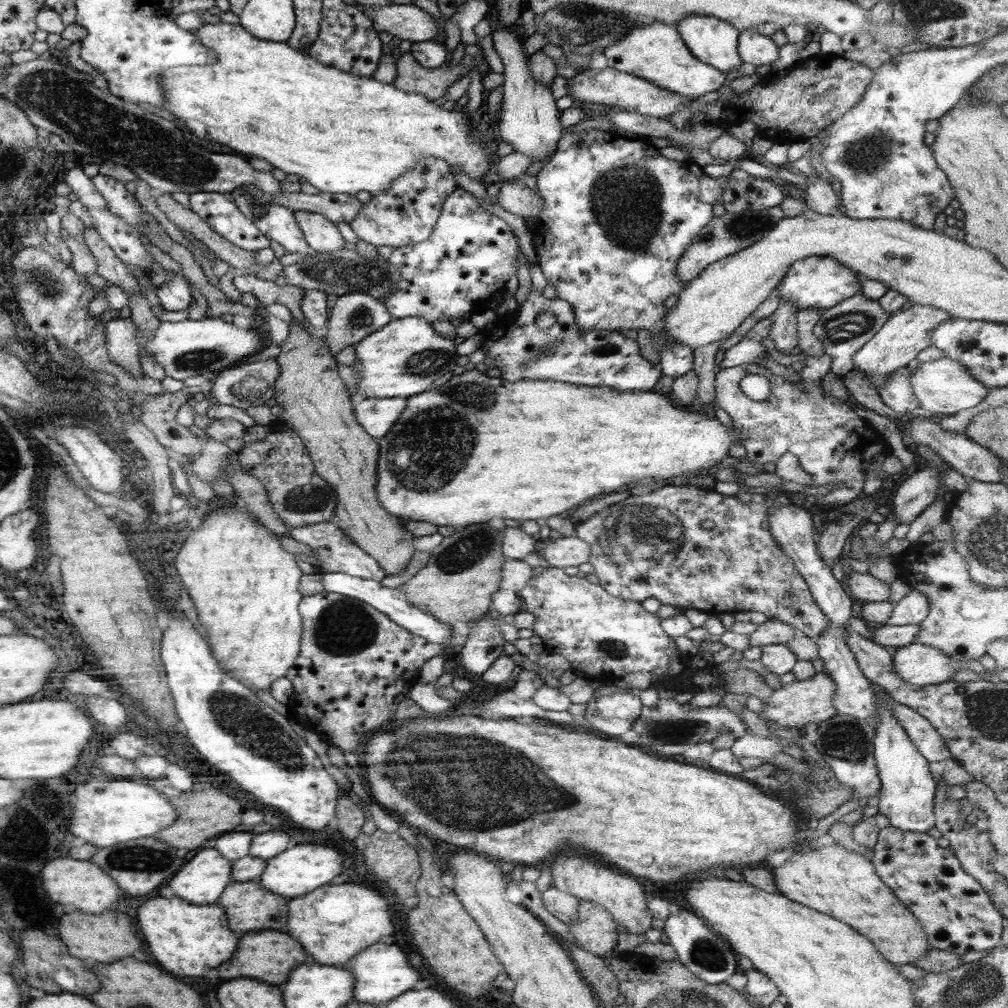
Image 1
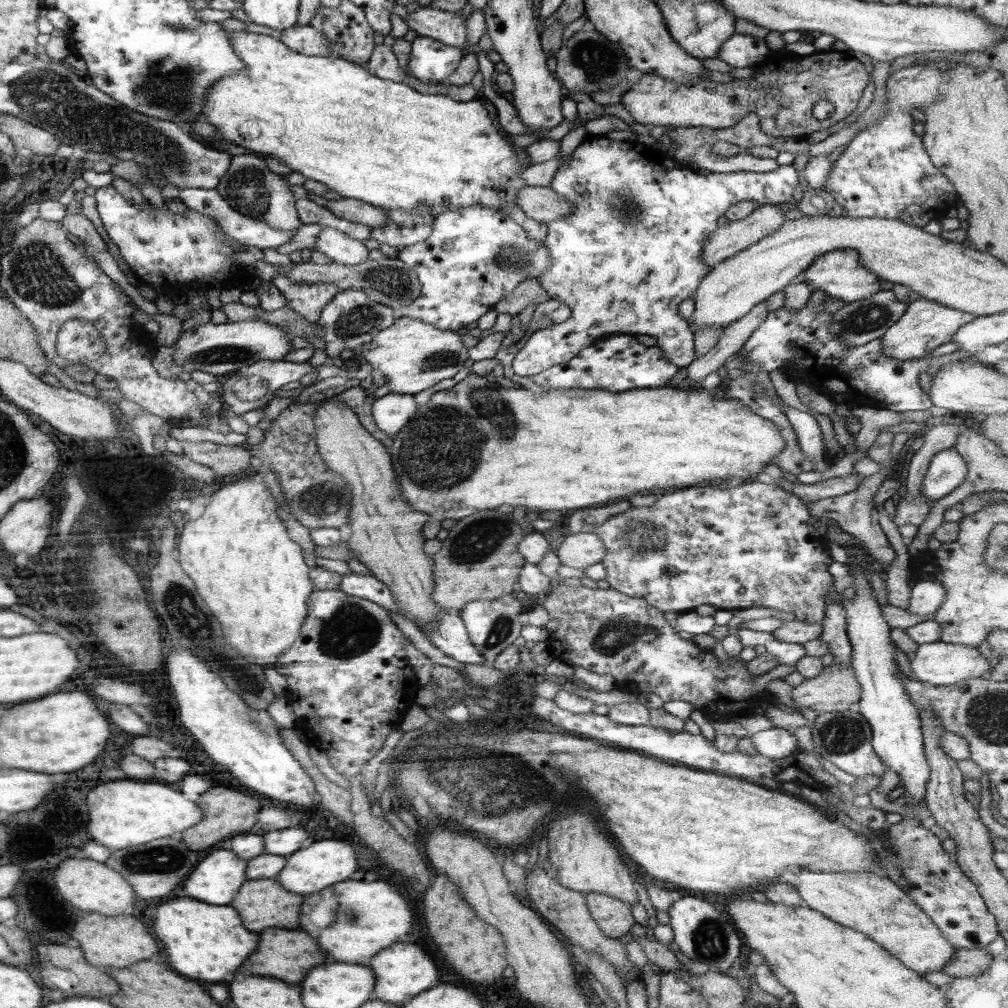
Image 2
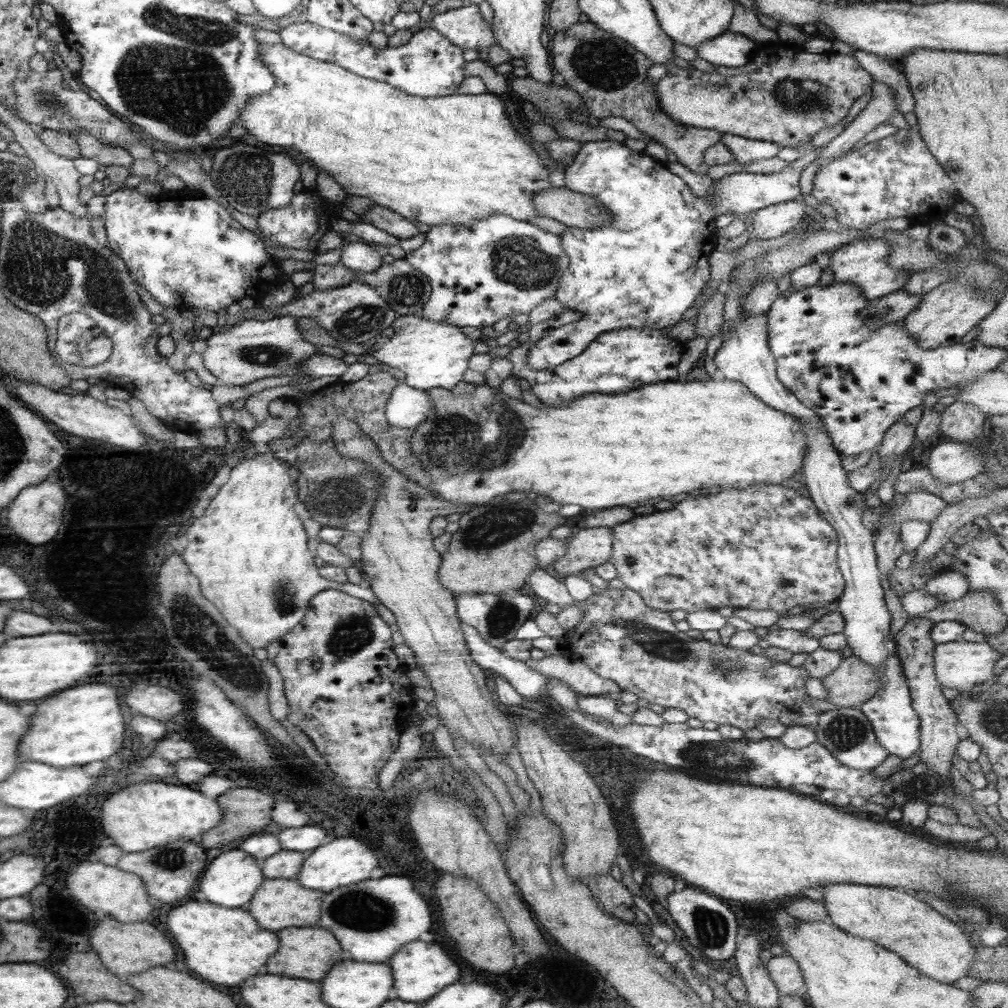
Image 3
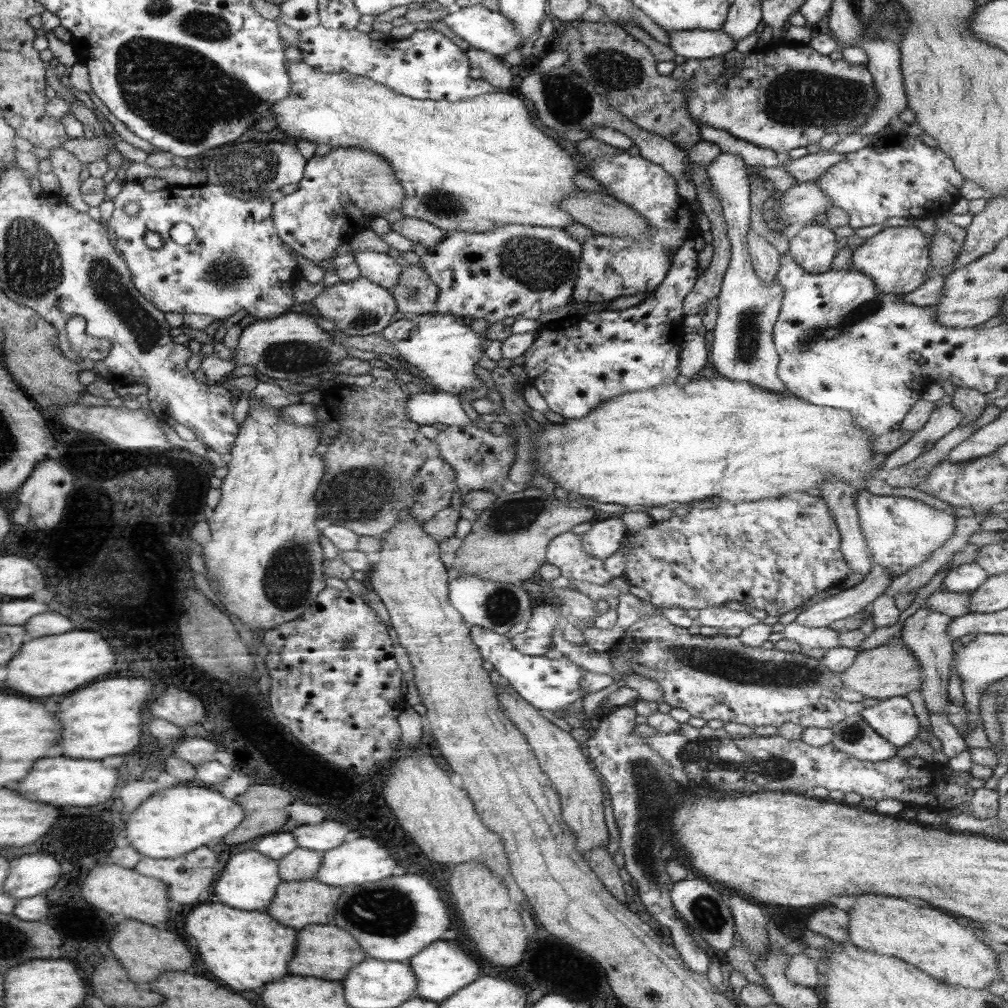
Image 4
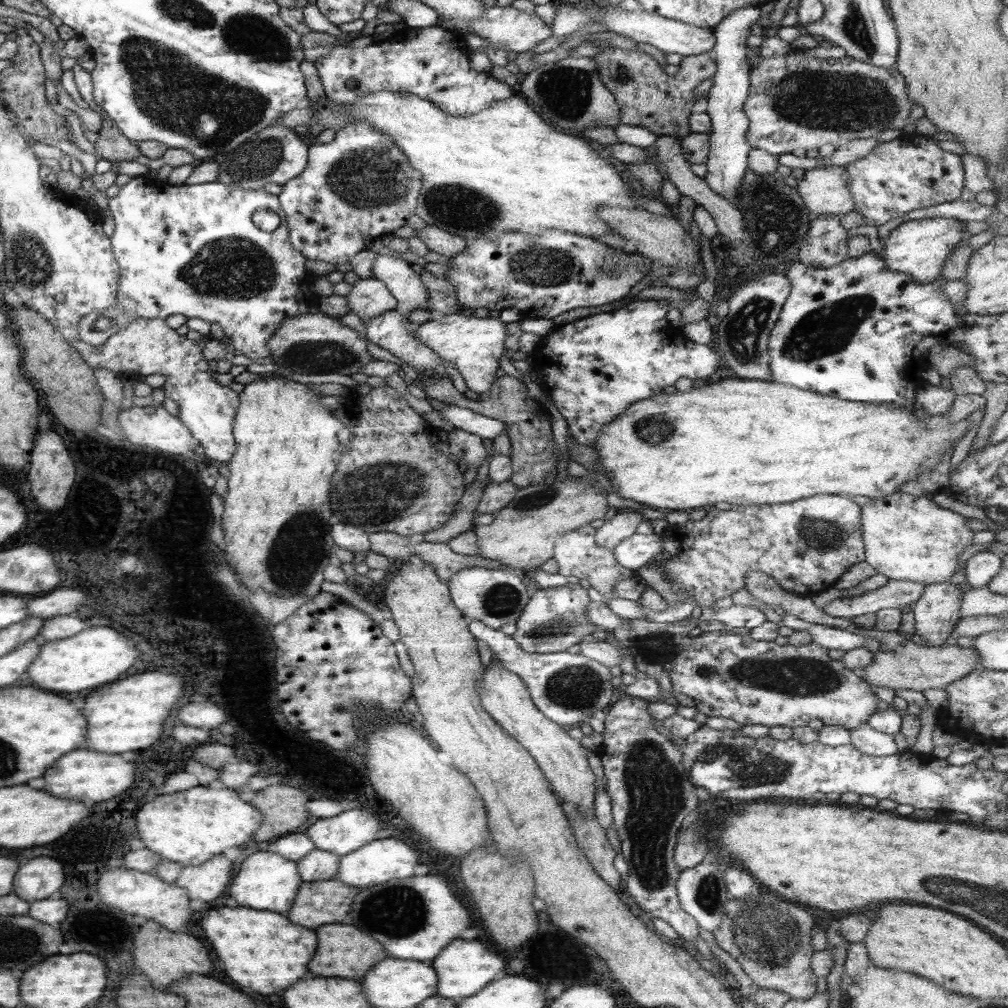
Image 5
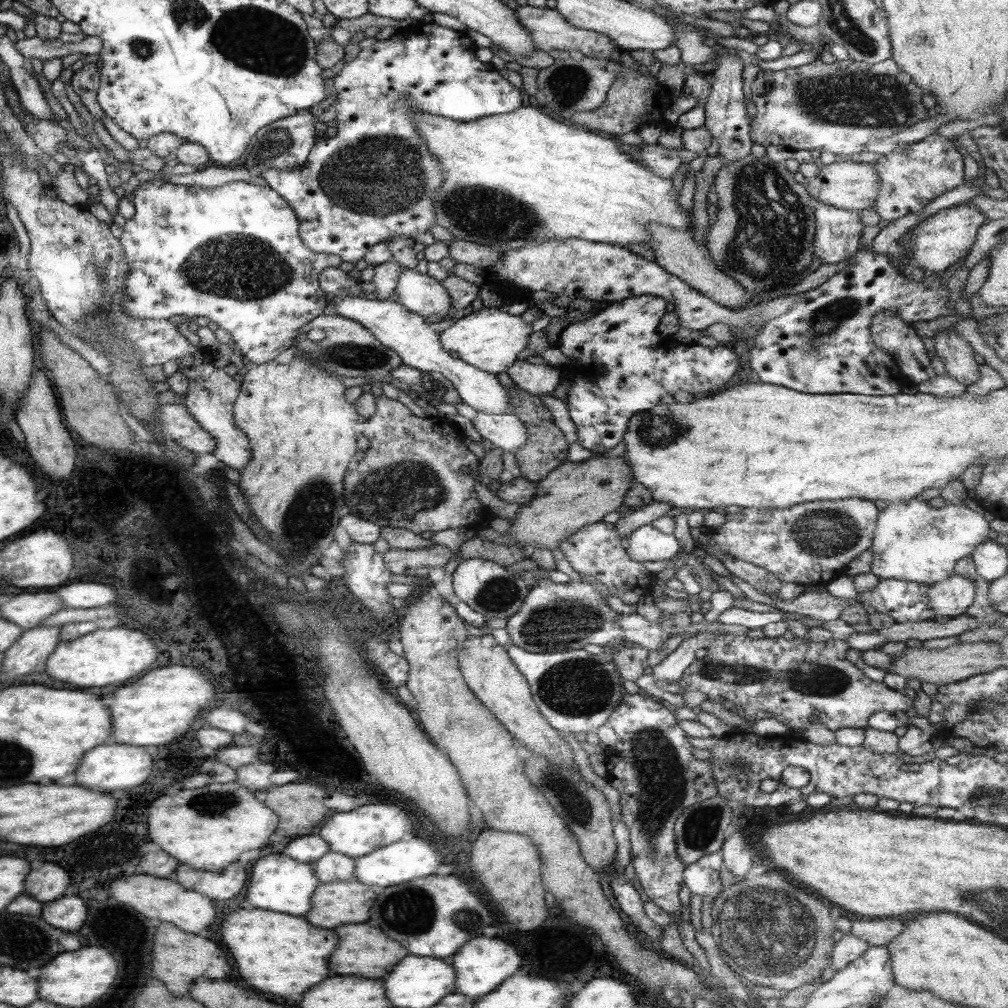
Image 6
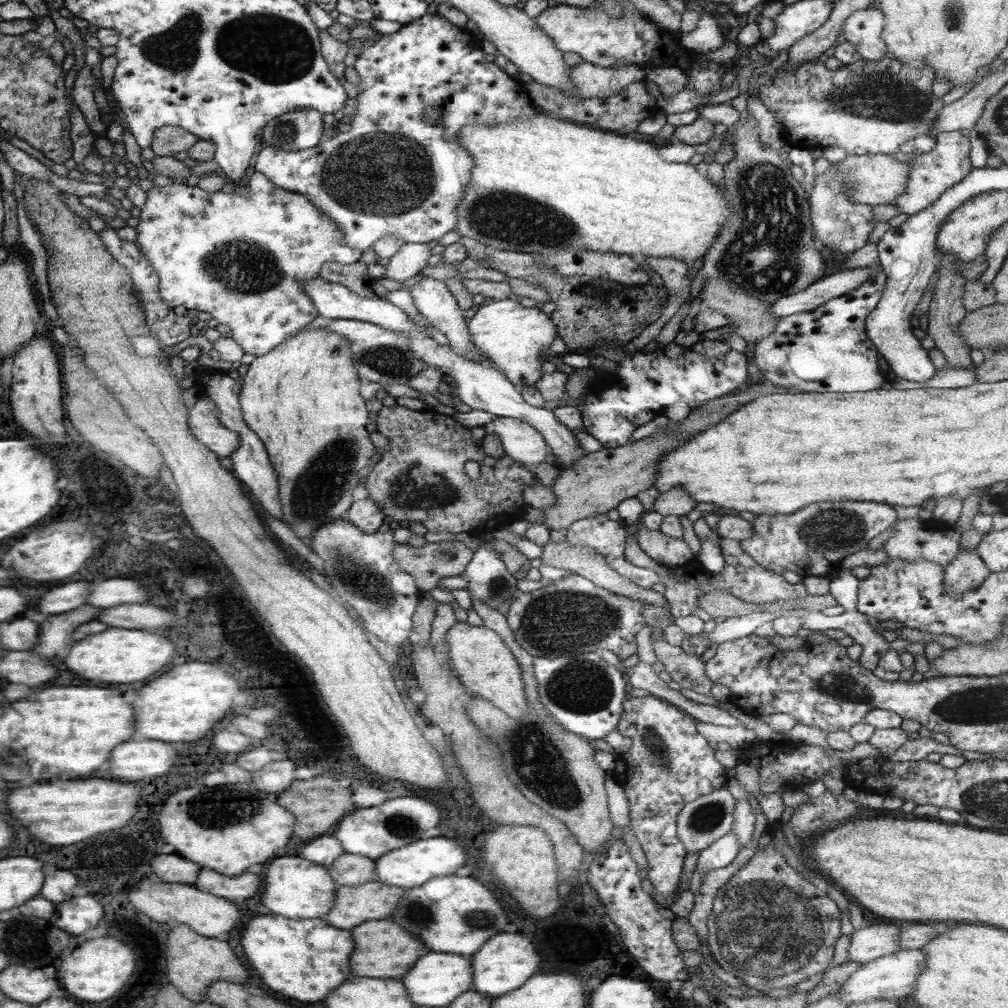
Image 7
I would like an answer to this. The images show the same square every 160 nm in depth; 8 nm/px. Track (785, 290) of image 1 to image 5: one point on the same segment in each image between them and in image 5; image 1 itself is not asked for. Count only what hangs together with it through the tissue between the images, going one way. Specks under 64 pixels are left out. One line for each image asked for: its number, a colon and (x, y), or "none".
2: (840, 274)
3: (863, 262)
4: (897, 258)
5: (919, 248)

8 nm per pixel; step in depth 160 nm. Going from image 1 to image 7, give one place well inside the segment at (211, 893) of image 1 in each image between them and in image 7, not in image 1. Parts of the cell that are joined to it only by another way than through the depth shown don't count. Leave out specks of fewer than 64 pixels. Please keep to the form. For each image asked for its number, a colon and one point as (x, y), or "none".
2: (217, 879)
3: (231, 878)
4: (250, 880)
5: (266, 881)
6: (277, 882)
7: (295, 887)

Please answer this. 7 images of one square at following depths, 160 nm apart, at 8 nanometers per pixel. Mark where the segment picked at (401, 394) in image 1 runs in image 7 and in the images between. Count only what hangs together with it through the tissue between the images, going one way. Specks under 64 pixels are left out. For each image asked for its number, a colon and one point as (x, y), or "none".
2: (414, 355)
3: (433, 355)
4: (446, 350)
5: (474, 345)
6: (490, 338)
7: (510, 335)

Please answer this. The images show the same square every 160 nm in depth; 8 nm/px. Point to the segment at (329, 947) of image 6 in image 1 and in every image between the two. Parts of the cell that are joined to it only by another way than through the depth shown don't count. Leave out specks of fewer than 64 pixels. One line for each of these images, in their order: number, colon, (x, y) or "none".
1: (187, 939)
2: (203, 941)
3: (222, 945)
4: (245, 950)
5: (262, 951)

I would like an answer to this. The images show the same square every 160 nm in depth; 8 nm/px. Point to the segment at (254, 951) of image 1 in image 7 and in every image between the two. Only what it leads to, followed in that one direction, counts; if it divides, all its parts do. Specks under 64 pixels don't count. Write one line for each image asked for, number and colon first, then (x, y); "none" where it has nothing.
2: (289, 954)
3: (308, 953)
4: (325, 951)
5: (345, 951)
6: (363, 950)
7: (383, 950)

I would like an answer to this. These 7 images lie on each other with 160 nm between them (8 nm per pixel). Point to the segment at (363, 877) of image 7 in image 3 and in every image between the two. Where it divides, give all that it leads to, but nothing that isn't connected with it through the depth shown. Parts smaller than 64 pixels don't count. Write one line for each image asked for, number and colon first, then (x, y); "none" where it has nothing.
3: (286, 864)
4: (301, 864)
5: (318, 865)
6: (333, 866)

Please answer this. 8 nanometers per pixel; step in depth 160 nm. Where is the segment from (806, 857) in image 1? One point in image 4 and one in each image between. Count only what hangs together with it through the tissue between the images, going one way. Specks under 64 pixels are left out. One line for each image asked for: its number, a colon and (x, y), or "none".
2: (874, 905)
3: (939, 948)
4: (942, 945)

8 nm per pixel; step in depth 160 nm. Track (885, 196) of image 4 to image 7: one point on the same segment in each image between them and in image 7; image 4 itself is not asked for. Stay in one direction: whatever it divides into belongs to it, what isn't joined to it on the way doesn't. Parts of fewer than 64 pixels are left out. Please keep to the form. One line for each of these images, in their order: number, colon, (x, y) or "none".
5: (910, 172)
6: (934, 165)
7: (933, 172)

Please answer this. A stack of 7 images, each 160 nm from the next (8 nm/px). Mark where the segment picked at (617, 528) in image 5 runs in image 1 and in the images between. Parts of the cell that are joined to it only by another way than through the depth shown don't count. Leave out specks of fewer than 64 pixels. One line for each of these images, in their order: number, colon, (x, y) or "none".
1: (564, 551)
2: (579, 550)
3: (587, 548)
4: (604, 538)

